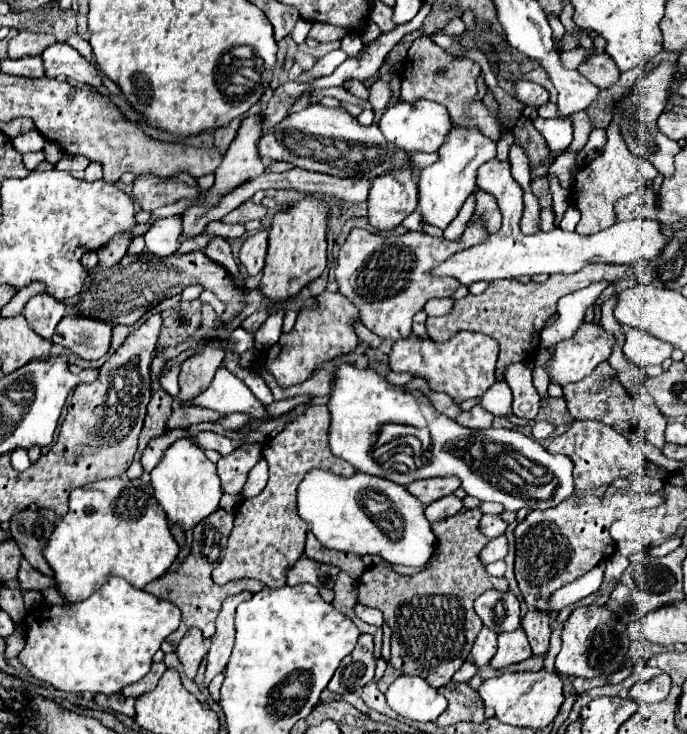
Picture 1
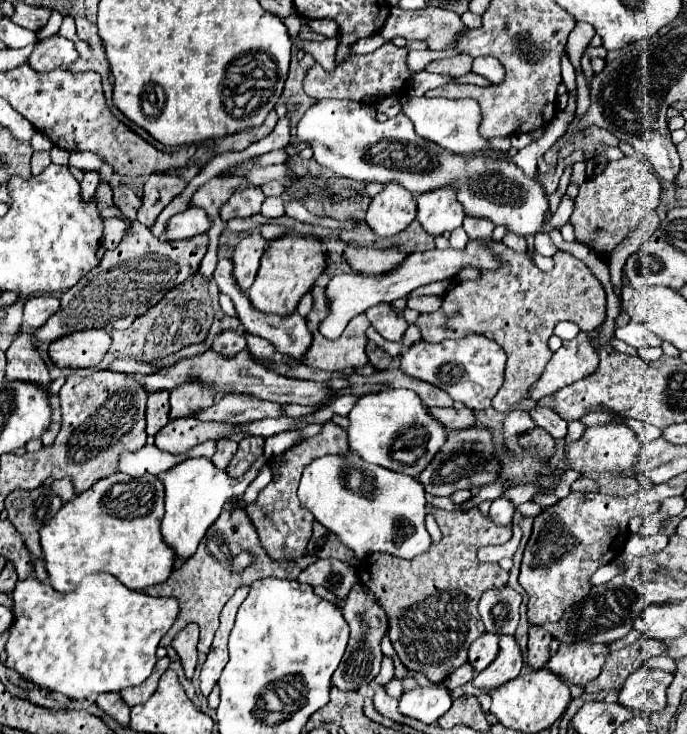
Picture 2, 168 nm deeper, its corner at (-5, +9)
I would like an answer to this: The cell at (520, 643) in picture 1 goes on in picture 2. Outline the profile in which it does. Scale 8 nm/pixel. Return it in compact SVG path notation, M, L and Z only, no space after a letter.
M503 635L499 645L501 645L501 649L499 649L497 659L485 671L477 673L477 677L473 679L473 685L483 689L489 695L497 687L507 683L509 679L515 679L523 669L523 655L521 655L521 649L519 649L515 637Z

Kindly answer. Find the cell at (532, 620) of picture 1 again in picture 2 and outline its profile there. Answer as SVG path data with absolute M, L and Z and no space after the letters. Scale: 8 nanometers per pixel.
M531 627L529 629L529 643L527 643L527 667L531 671L539 671L549 661L549 649L551 649L551 635L543 627Z

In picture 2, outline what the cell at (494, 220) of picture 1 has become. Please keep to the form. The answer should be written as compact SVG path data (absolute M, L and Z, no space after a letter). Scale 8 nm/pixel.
M467 217L463 229L469 239L489 243L489 249L495 251L497 259L501 259L501 267L497 271L481 271L475 281L461 281L455 285L443 297L441 309L419 315L415 325L421 329L421 339L429 343L461 339L471 333L485 335L487 339L499 343L507 353L507 369L505 383L493 397L493 409L509 411L515 403L527 399L529 387L541 377L547 361L551 359L547 341L559 321L573 321L581 327L581 331L591 331L605 321L605 289L587 265L569 253L557 253L555 267L549 273L543 273L529 257L525 257L525 253L509 253L503 243L491 243L489 234L495 229L491 221Z

